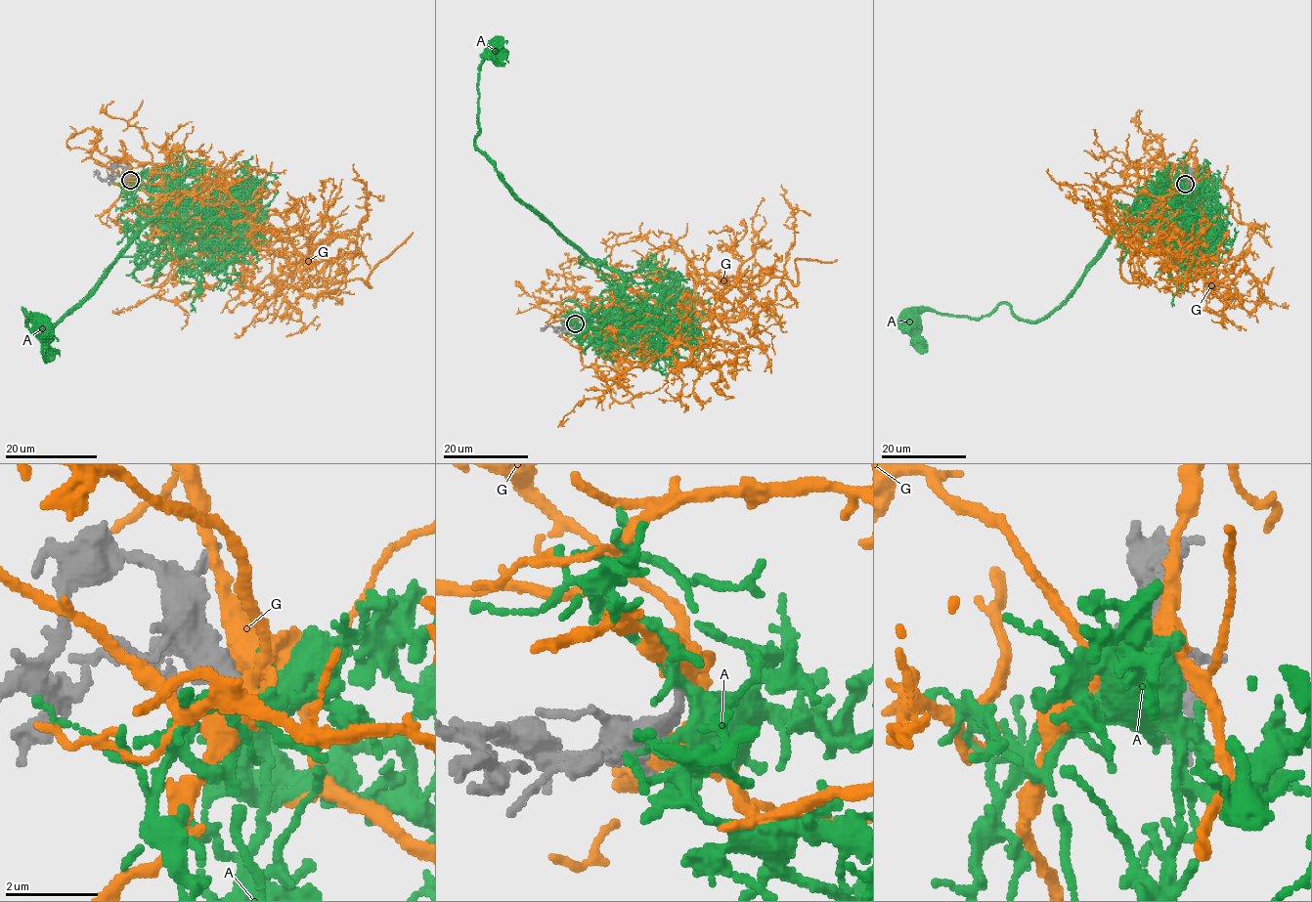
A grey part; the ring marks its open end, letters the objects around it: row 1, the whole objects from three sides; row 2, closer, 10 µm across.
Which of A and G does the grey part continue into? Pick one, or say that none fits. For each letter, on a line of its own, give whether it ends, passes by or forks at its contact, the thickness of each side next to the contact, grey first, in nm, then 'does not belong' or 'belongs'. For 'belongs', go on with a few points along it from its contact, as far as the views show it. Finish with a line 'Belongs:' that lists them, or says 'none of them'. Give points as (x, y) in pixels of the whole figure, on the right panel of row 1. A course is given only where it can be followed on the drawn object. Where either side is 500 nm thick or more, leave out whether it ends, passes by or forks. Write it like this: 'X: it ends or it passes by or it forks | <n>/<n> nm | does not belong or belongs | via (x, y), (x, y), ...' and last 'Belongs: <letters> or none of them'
A: it forks | 240/360 nm | belongs | via (1185, 183), (1196, 212), (1173, 241), (1125, 220), (1041, 320), (999, 303), (979, 319), (926, 311), (911, 321)
G: it forks | 240/340 nm | does not belong
Belongs: A

